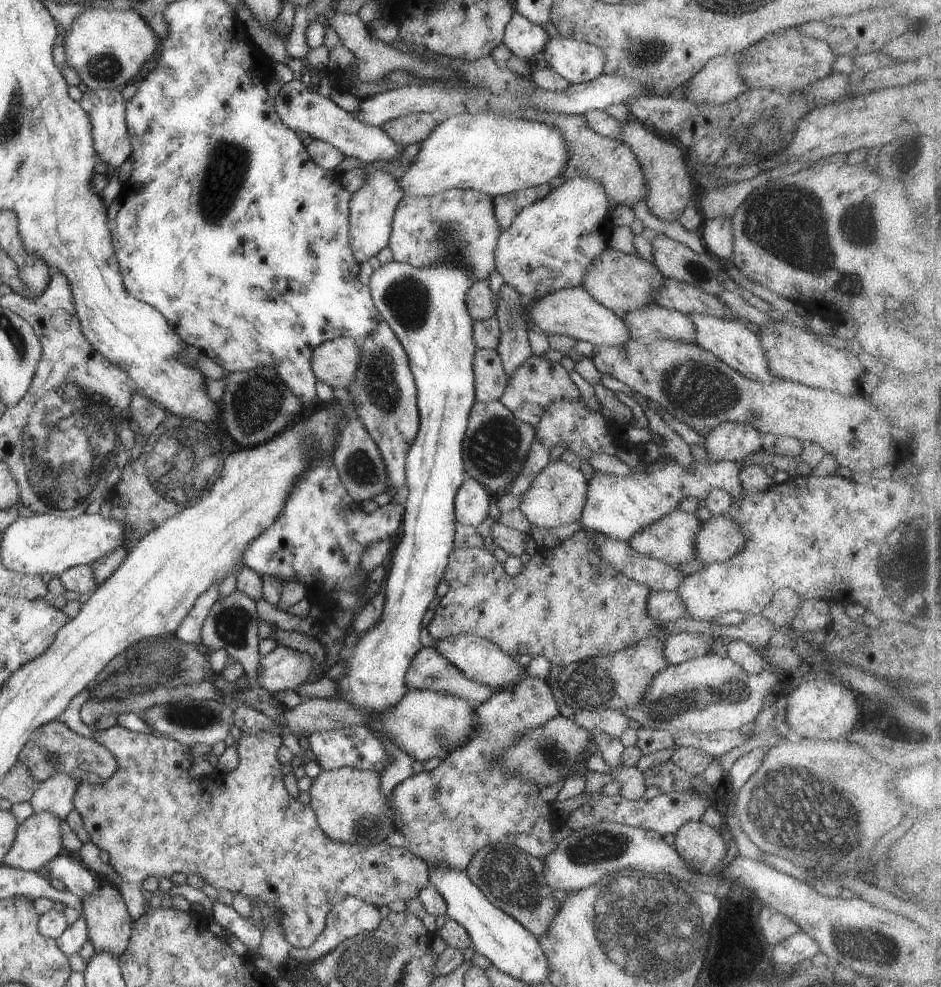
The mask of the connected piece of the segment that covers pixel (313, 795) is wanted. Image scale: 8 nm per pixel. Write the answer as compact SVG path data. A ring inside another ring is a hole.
M342 767L322 770L312 780L309 805L316 813L320 828L332 840L366 846L385 841L388 834L394 832L395 826L389 817L390 804L380 792L380 777L376 771Z

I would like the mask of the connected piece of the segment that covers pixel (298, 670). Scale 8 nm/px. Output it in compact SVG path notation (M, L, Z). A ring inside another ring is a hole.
M278 645L266 656L260 657L258 686L270 693L295 690L315 669L313 660L309 653Z

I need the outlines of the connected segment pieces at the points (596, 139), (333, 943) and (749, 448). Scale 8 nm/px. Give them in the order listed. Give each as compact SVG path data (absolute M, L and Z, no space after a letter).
M510 111L500 114L511 119L524 119L525 121L538 121L545 125L557 128L565 138L568 158L565 167L560 170L561 177L594 177L604 187L606 194L614 204L632 207L640 200L647 197L647 184L639 160L630 146L626 143L605 137L591 129L582 115L569 115L553 113L552 111L538 111L536 114L514 113Z
M344 897L327 914L325 929L313 948L297 949L289 952L288 965L299 962L313 962L334 950L344 940L363 932L372 932L382 920L379 907L361 901L356 897Z
M728 421L704 435L705 448L716 461L742 461L761 450L760 433L748 423Z

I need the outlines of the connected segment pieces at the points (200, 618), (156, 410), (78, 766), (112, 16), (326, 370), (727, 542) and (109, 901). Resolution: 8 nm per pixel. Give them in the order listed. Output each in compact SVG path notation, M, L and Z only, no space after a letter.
M214 583L196 599L190 612L174 632L178 640L203 648L201 632L211 606L217 601L218 586L218 583Z
M136 388L133 390L128 410L131 412L130 421L136 421L140 427L139 434L146 438L167 417L165 410L156 401L136 391Z
M57 718L40 725L31 734L30 740L23 746L18 760L30 767L38 784L56 773L69 774L79 784L103 783L117 771L117 760L108 749L98 744L92 737L85 737L74 732Z
M103 6L88 9L79 14L65 32L63 45L66 63L74 68L88 89L121 89L138 71L140 72L142 65L158 47L158 40L154 38L154 34L152 27L135 10L108 10Z
M338 337L319 344L311 356L311 367L317 380L332 388L338 386L349 390L358 367L359 342L350 337Z
M726 514L704 522L694 535L693 543L695 558L699 558L704 565L709 565L732 558L745 545L745 536L735 521Z
M100 877L97 882L97 887L88 896L81 898L81 908L87 920L89 939L93 941L96 953L101 950L109 950L116 956L120 956L132 934L131 914L128 912L123 894L118 887Z

